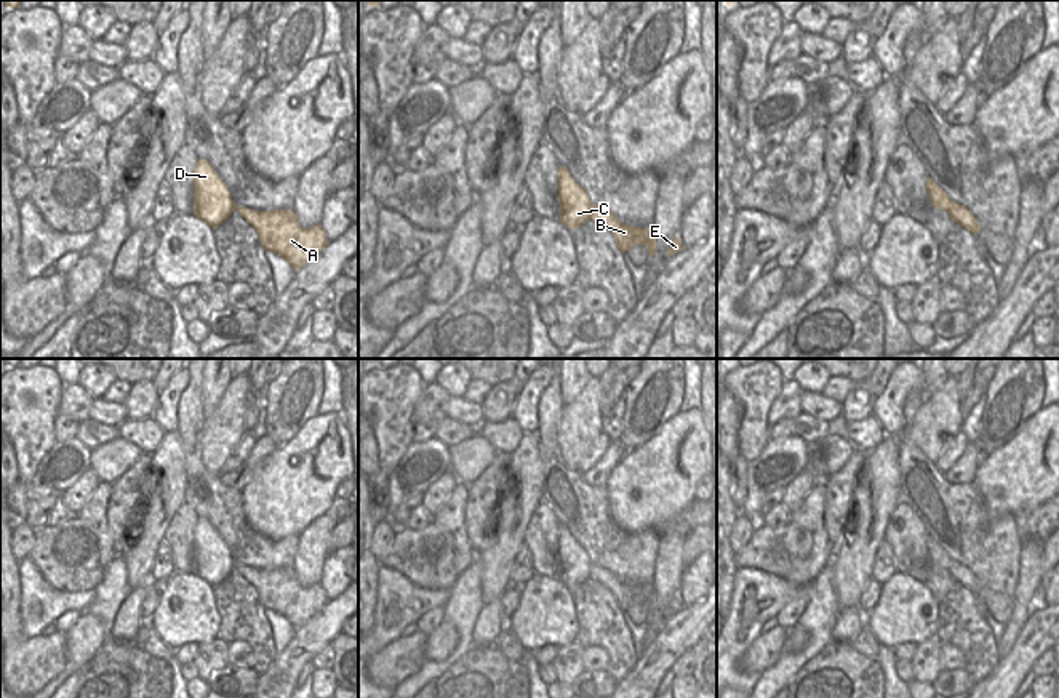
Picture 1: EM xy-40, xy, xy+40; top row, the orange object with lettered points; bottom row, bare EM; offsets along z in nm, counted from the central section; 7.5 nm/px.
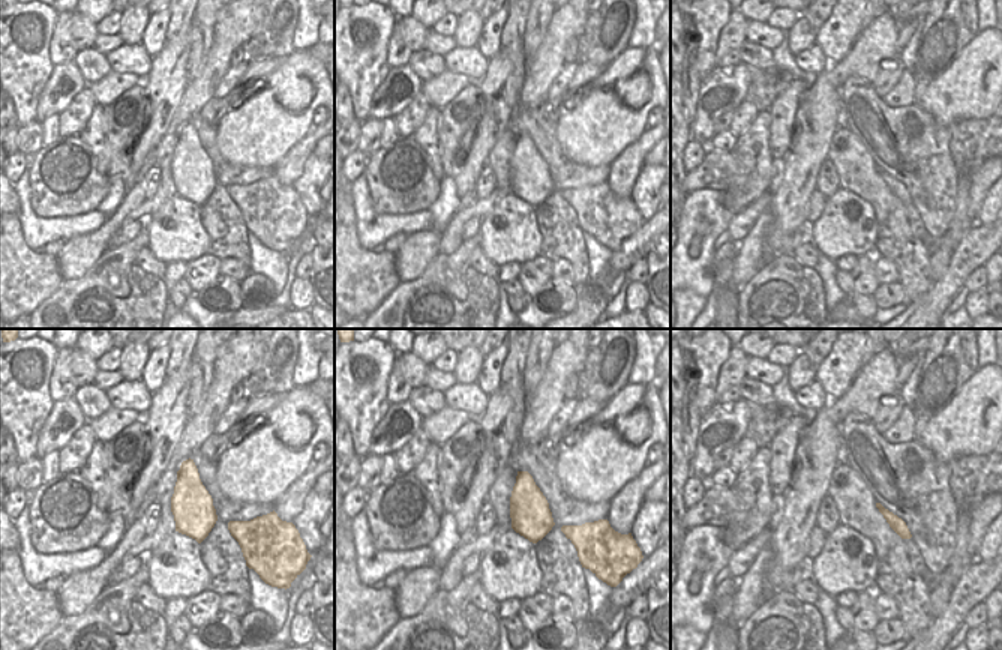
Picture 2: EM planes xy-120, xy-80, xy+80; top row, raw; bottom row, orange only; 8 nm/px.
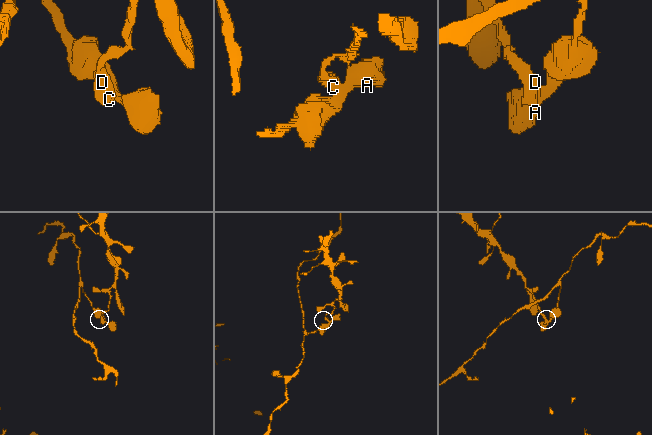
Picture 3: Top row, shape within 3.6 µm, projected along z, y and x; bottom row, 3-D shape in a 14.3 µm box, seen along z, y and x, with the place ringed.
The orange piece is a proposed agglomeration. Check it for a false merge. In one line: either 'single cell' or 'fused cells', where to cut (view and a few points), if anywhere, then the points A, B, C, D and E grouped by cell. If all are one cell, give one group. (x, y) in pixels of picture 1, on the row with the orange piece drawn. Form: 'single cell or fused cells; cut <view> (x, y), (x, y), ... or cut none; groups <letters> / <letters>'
fused cells; cut xy (592, 205), (589, 216); groups A B E / C D

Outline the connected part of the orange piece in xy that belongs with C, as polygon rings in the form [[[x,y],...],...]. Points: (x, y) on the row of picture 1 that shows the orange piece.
[[[566,166],[558,168],[560,221],[576,229],[590,219],[592,203],[585,191],[573,179]]]

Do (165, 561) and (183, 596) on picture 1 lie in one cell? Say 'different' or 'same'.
different

